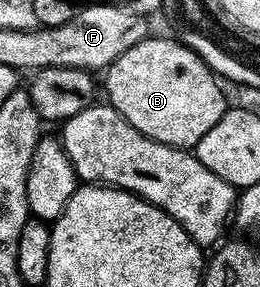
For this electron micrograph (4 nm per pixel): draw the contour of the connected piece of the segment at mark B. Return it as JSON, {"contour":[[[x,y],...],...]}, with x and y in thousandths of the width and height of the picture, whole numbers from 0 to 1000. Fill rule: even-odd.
{"contour":[[[596,129],[554,136],[531,157],[485,171],[469,199],[442,206],[408,240],[404,261],[415,265],[404,268],[400,289],[392,275],[392,303],[396,314],[400,303],[415,314],[412,355],[427,373],[454,394],[469,394],[469,408],[485,408],[485,422],[500,422],[515,449],[531,449],[592,491],[658,512],[750,516],[758,491],[792,477],[792,463],[808,463],[823,436],[838,436],[838,422],[862,404],[869,383],[850,279],[754,181],[677,129],[669,136],[596,136]]]}

